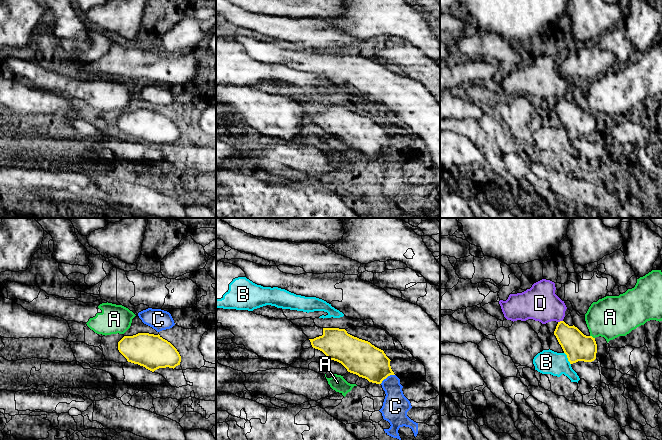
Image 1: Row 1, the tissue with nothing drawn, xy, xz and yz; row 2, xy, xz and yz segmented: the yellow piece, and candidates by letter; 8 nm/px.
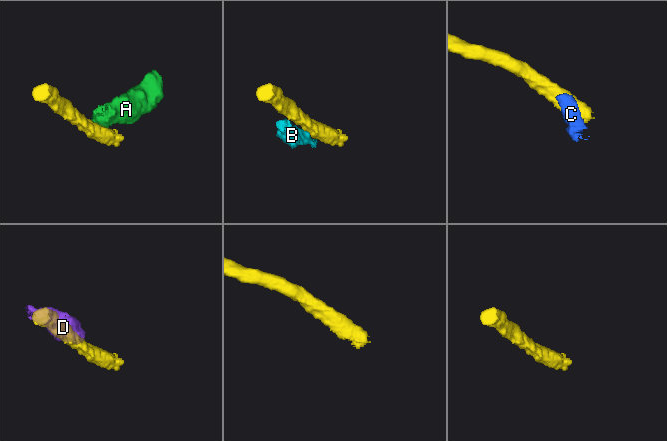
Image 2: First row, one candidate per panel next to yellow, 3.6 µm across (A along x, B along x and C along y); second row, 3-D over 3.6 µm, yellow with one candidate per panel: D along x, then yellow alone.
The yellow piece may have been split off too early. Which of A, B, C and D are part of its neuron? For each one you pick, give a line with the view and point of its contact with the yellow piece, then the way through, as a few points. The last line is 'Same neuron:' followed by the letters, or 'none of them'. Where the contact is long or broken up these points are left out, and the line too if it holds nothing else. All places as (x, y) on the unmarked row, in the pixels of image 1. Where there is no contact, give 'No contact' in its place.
Same neuron: none of them

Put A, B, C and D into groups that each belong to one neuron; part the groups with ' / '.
A / B / C D

